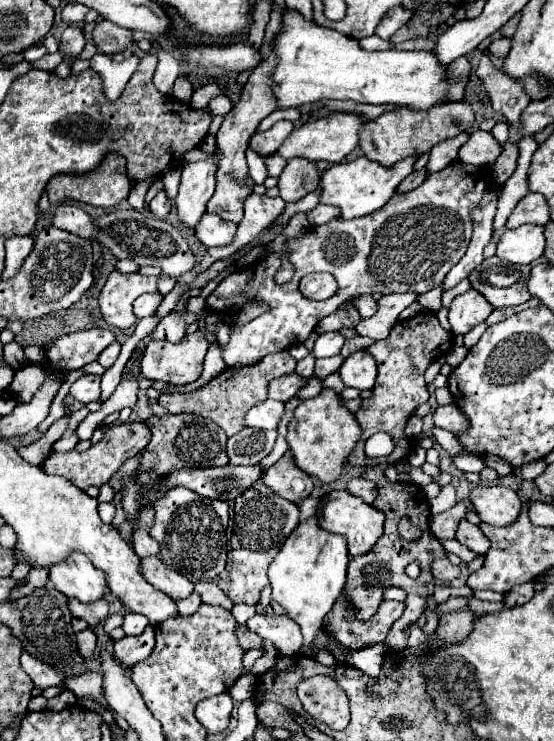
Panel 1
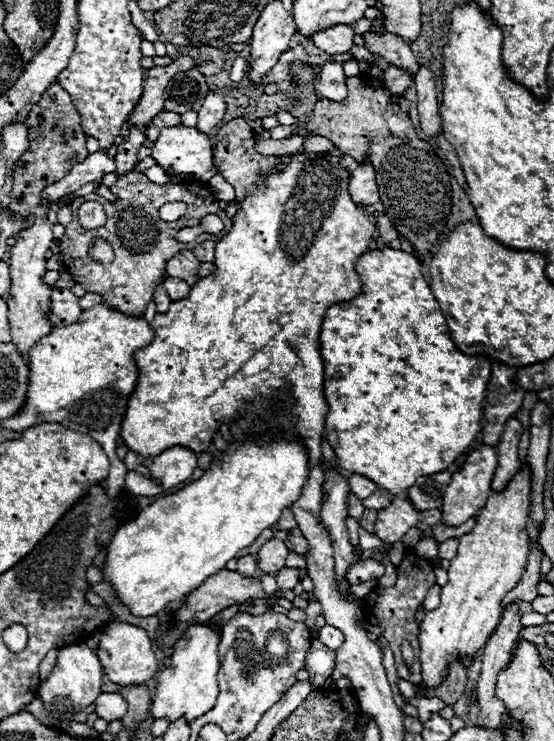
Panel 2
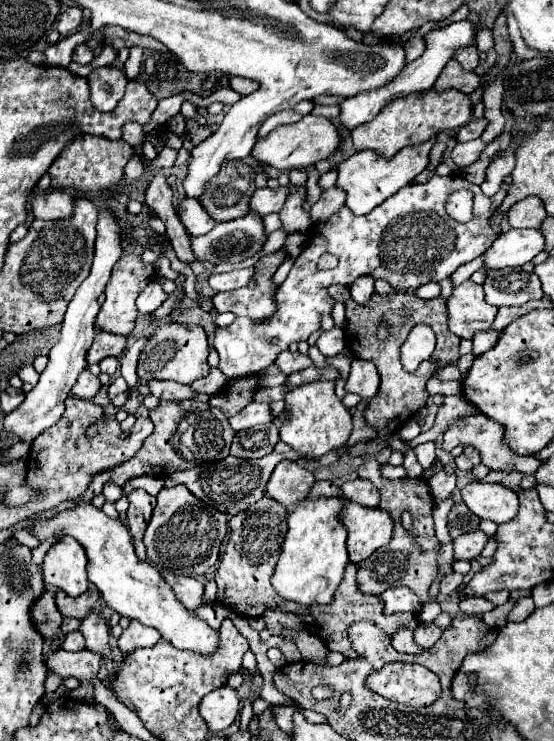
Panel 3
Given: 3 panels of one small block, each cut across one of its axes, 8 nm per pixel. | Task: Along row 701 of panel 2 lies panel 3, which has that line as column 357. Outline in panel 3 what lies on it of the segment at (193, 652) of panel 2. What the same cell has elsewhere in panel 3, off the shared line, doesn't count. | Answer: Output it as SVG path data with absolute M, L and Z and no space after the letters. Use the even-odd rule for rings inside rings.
M434 138L428 140L426 144L418 144L418 146L408 146L402 148L394 158L386 160L380 158L376 152L370 150L362 150L356 152L354 156L350 156L348 160L340 162L336 166L338 172L338 180L336 186L344 188L346 192L346 204L348 208L358 216L358 214L368 214L372 212L376 206L380 206L386 198L390 198L392 194L396 194L400 188L404 188L406 184L410 184L426 166L428 166L428 152L434 146Z

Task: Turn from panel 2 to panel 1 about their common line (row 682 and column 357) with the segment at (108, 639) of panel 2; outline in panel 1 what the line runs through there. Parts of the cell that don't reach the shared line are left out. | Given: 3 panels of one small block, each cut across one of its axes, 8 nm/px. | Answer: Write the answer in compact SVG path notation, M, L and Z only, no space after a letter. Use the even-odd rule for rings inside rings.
M332 112L332 114L324 116L324 118L304 122L302 126L294 128L286 136L284 144L276 150L276 154L280 154L284 160L306 158L306 160L312 160L312 162L326 160L330 164L338 164L338 162L342 162L344 156L348 156L358 146L358 132L360 132L364 122L366 120L362 116L348 114L348 112Z

